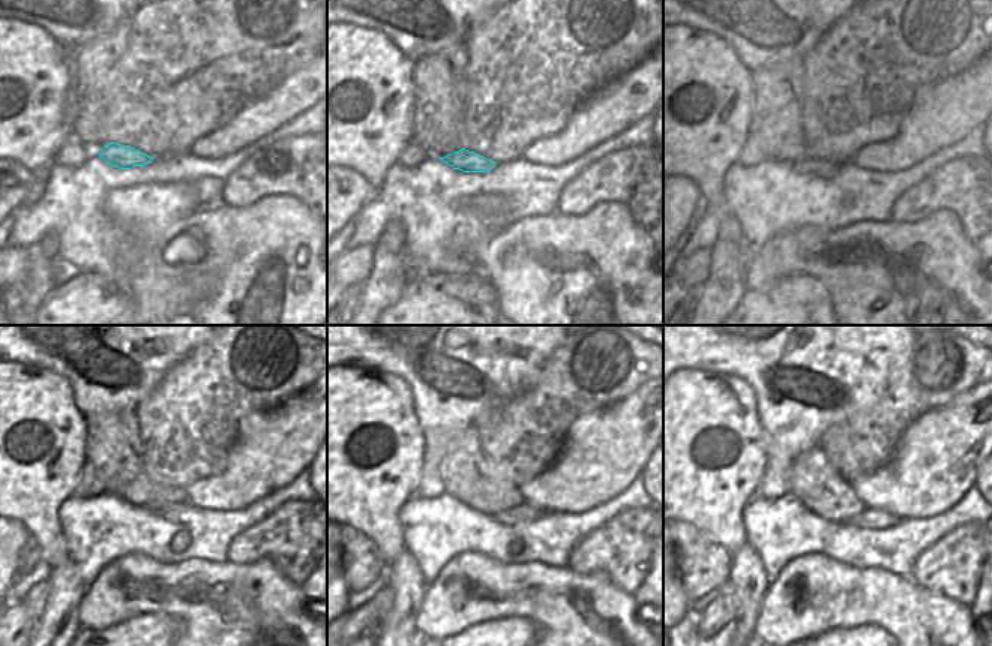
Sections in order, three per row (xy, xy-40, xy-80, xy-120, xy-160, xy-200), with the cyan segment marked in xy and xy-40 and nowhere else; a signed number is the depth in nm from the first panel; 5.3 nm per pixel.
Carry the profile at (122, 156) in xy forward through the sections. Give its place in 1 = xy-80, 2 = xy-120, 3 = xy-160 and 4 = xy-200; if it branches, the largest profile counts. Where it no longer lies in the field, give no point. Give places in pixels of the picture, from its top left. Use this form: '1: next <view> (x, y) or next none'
1: next xy-80 (811, 165)
2: next xy-120 (168, 511)
3: next xy-160 (524, 513)
4: next xy-200 (869, 517)

